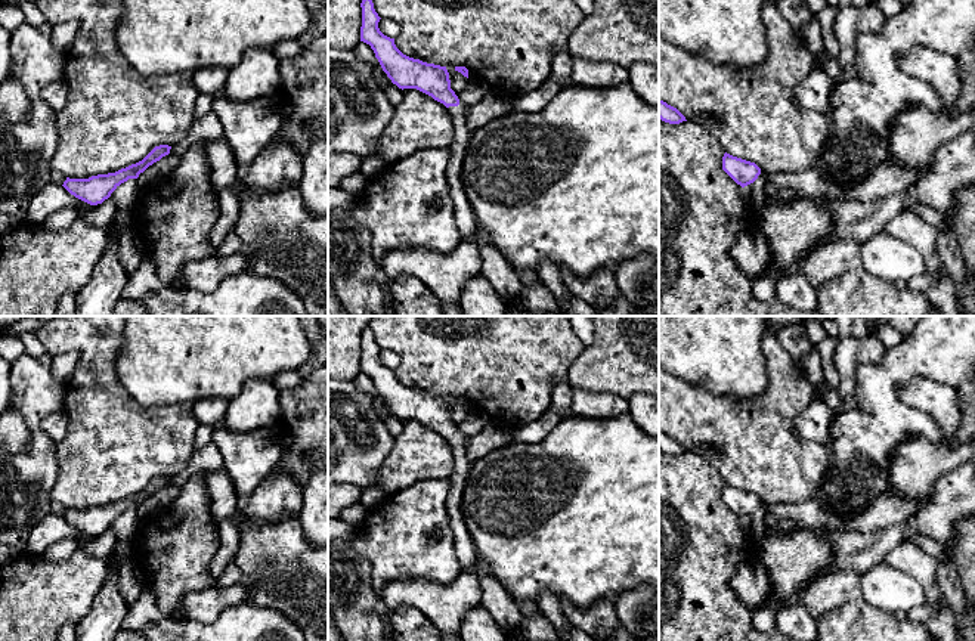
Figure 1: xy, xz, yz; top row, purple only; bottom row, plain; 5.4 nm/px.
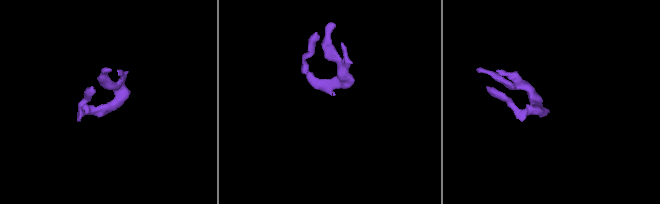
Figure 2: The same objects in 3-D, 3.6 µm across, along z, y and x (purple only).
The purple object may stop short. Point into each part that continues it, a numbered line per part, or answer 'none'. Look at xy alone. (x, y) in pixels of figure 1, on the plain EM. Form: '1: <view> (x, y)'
none

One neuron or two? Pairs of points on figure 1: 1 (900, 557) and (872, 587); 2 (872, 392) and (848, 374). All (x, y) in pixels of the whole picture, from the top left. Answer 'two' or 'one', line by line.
1: two
2: two

